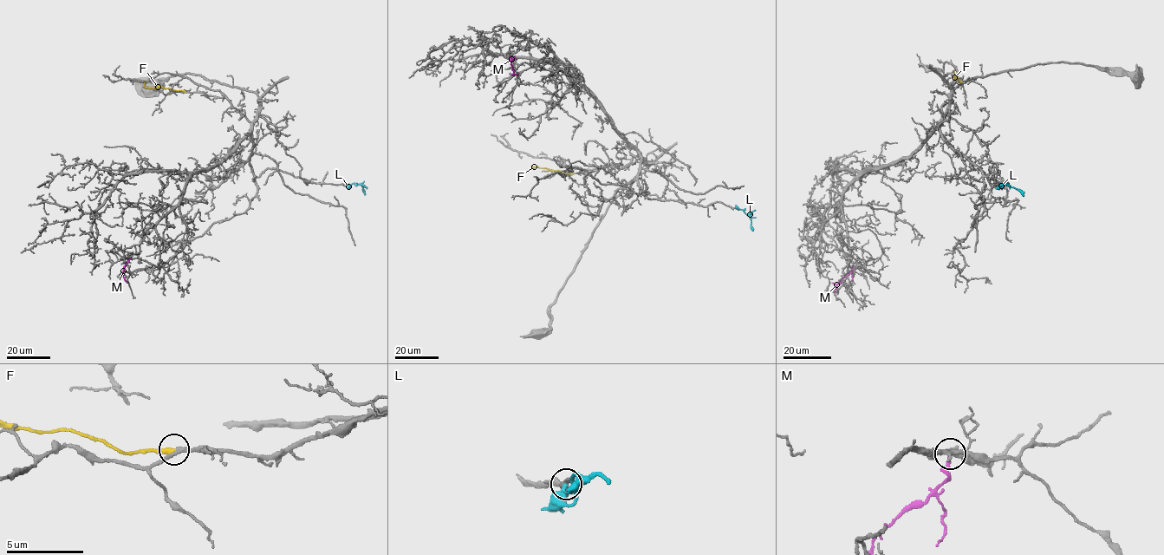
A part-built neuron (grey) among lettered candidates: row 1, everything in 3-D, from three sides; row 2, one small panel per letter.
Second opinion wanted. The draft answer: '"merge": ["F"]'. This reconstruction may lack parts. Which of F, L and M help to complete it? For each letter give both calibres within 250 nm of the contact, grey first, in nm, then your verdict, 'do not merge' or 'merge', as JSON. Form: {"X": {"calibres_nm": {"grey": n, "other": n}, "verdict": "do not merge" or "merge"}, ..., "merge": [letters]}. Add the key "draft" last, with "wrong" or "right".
{"F": {"calibres_nm": {"grey": 240, "other": 420}, "verdict": "merge"}, "L": {"calibres_nm": {"grey": 320, "other": 400}, "verdict": "do not merge"}, "M": {"calibres_nm": {"grey": 260, "other": 200}, "verdict": "do not merge"}, "merge": ["F"], "draft": "right"}

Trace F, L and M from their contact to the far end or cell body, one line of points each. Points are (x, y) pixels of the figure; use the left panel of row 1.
F: (185, 91), (146, 87), (144, 81)
L: (347, 184), (349, 187), (352, 184), (360, 184), (364, 194)
M: (130, 258), (122, 272), (127, 283)

